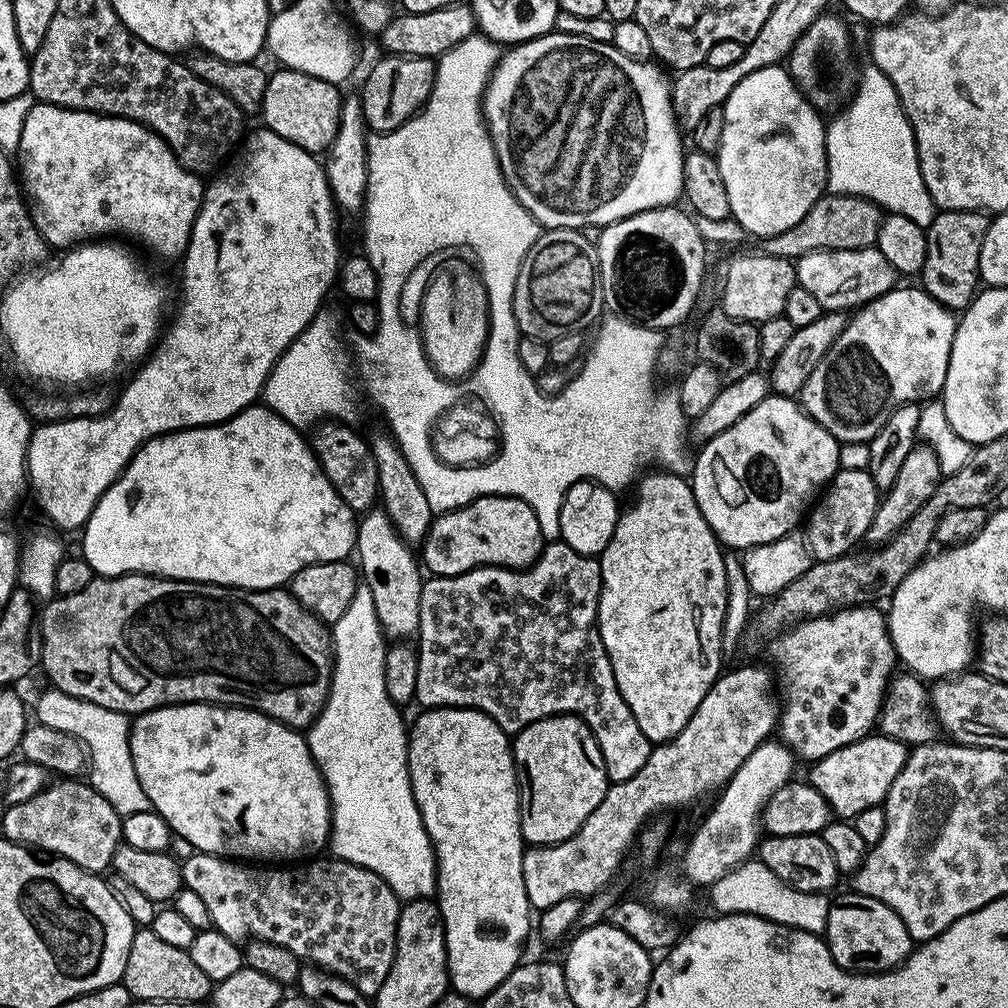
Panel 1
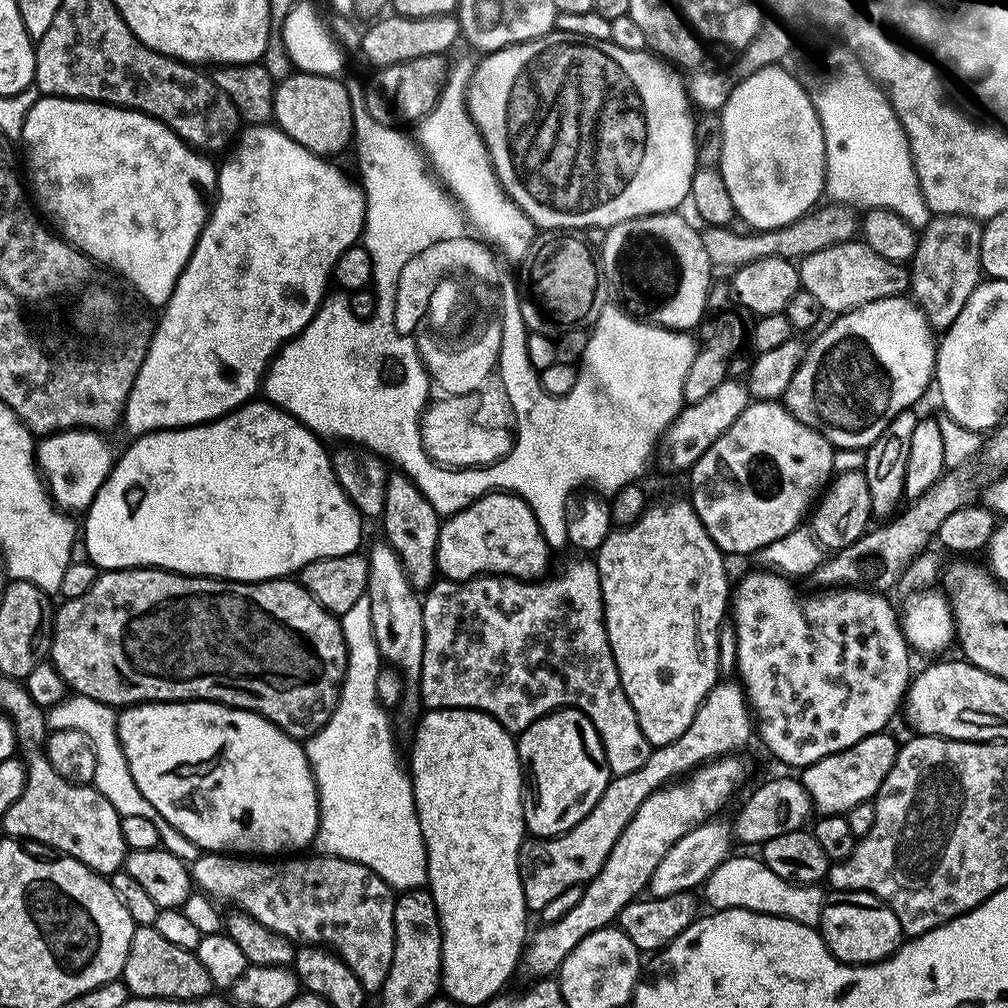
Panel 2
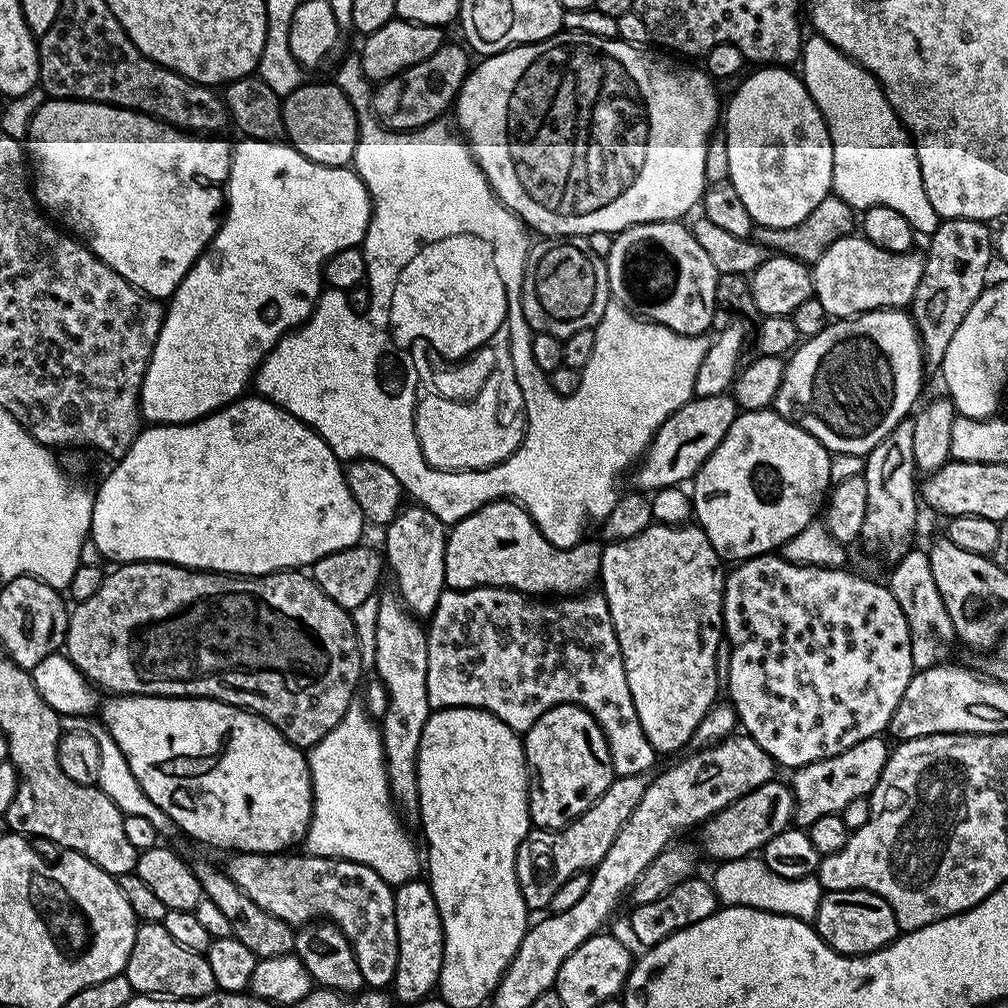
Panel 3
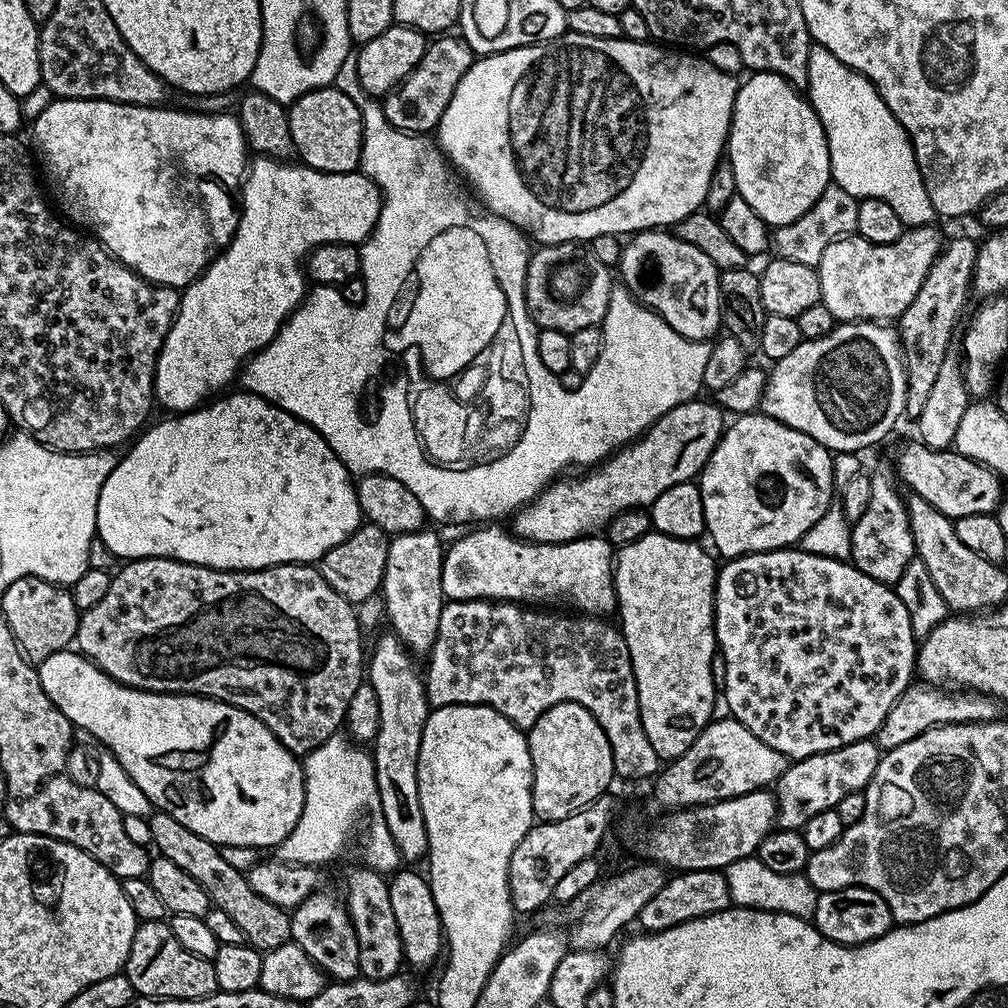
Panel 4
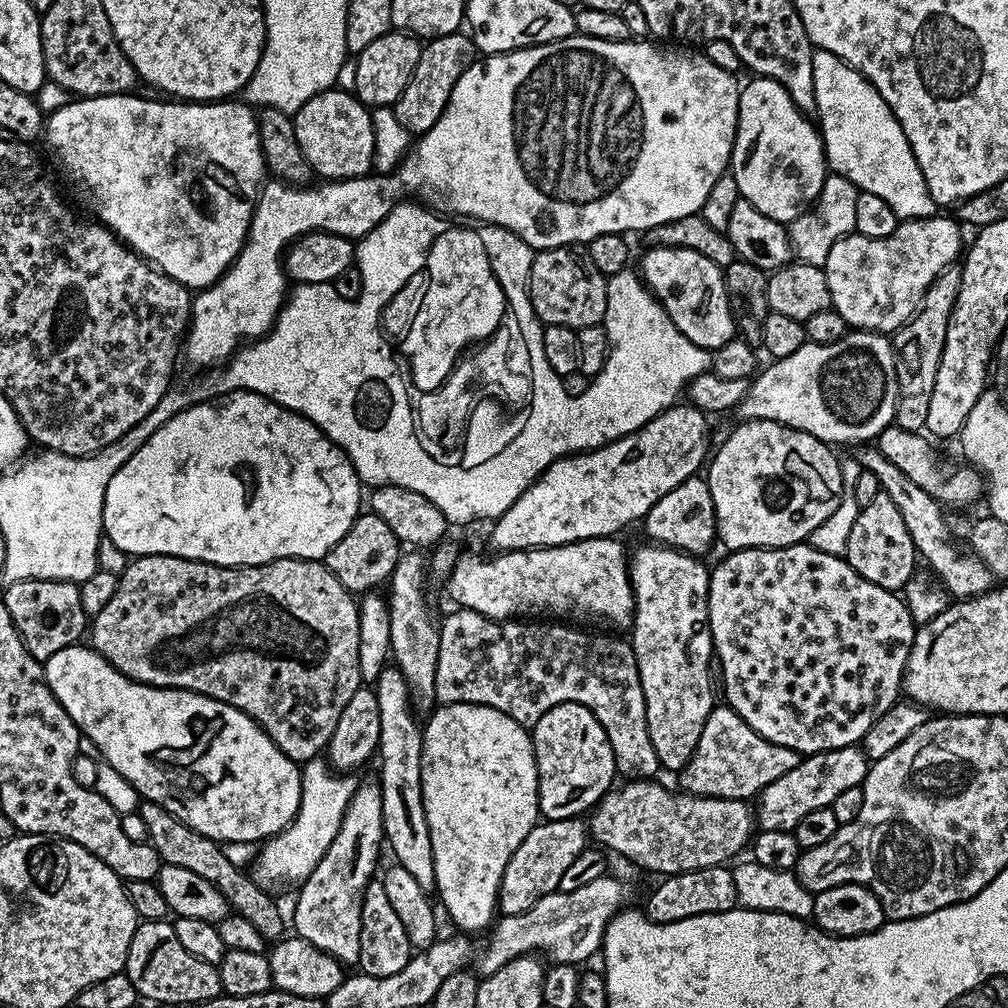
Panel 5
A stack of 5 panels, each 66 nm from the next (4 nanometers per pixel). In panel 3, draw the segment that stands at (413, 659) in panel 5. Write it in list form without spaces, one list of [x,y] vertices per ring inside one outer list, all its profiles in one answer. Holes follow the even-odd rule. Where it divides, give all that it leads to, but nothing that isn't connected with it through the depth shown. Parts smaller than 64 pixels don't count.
[[[412,502],[401,511],[395,520],[391,520],[386,526],[388,532],[384,536],[383,555],[386,557],[386,568],[396,579],[394,585],[395,591],[401,600],[404,601],[404,607],[417,618],[431,617],[438,606],[438,598],[446,591],[444,575],[446,574],[446,542],[448,541],[448,532],[446,525],[440,521],[437,516],[430,514],[421,504]]]

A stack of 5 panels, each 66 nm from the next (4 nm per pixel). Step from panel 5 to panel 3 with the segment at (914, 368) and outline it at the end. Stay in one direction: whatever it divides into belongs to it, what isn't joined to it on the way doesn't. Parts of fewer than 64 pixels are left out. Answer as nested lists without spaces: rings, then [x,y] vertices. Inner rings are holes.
[[[946,220],[932,231],[927,241],[928,252],[924,261],[924,273],[918,282],[918,290],[910,305],[910,315],[920,335],[920,351],[929,369],[939,369],[944,362],[946,346],[954,338],[954,330],[962,326],[966,310],[984,293],[989,283],[988,267],[994,260],[994,232],[982,220]]]

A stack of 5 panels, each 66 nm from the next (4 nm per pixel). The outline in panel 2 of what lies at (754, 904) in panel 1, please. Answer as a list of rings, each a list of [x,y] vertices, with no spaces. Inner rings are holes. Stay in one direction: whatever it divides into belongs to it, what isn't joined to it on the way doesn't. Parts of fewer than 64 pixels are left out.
[[[748,854],[733,855],[733,860],[721,859],[713,867],[706,880],[706,891],[708,899],[713,909],[725,912],[726,910],[758,910],[762,914],[774,914],[782,918],[794,918],[801,920],[804,924],[815,925],[822,914],[822,902],[826,895],[823,883],[799,884],[794,881],[787,881],[774,874],[773,870],[764,864],[760,858],[755,858]]]

